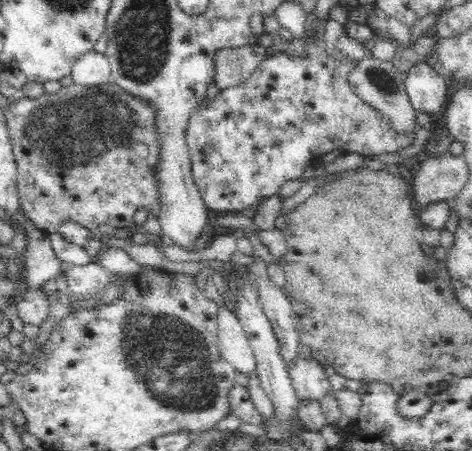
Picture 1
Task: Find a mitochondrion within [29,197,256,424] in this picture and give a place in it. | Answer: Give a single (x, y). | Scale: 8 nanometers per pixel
(194, 383)

